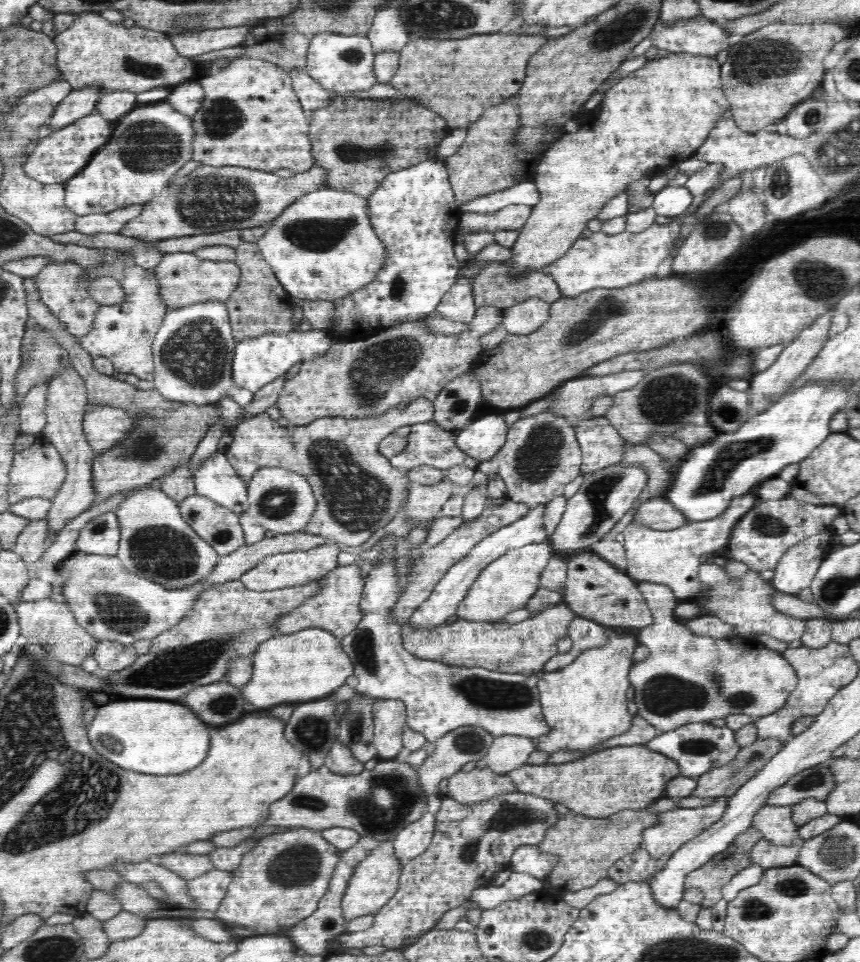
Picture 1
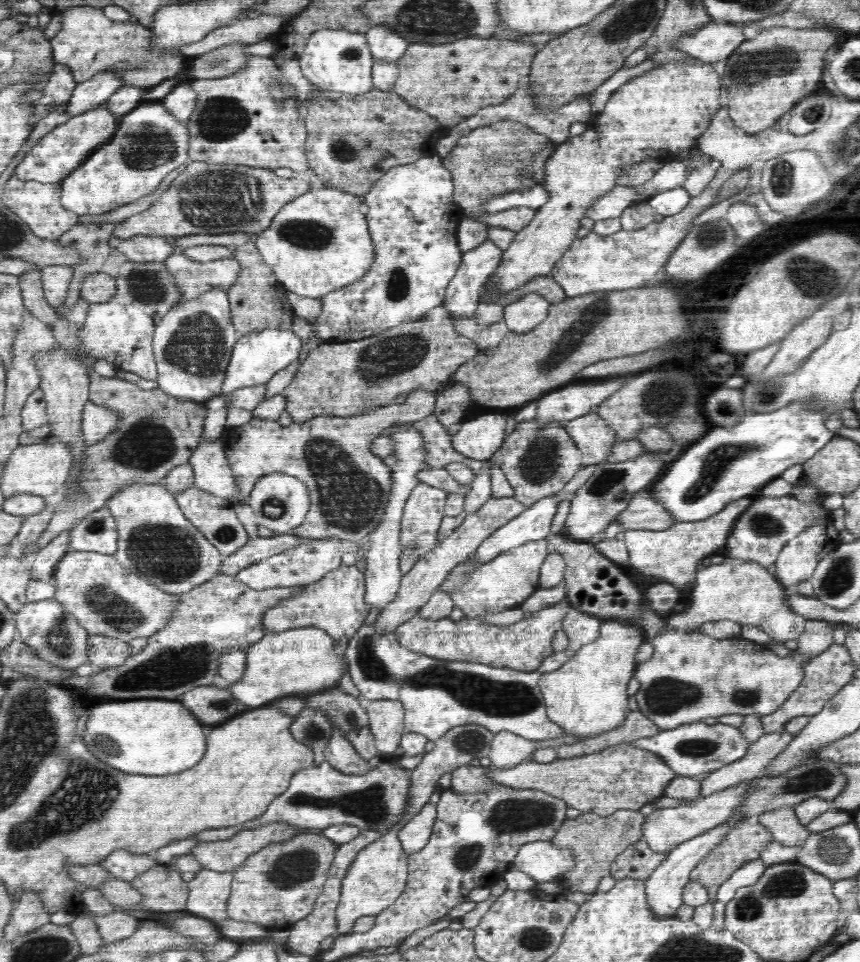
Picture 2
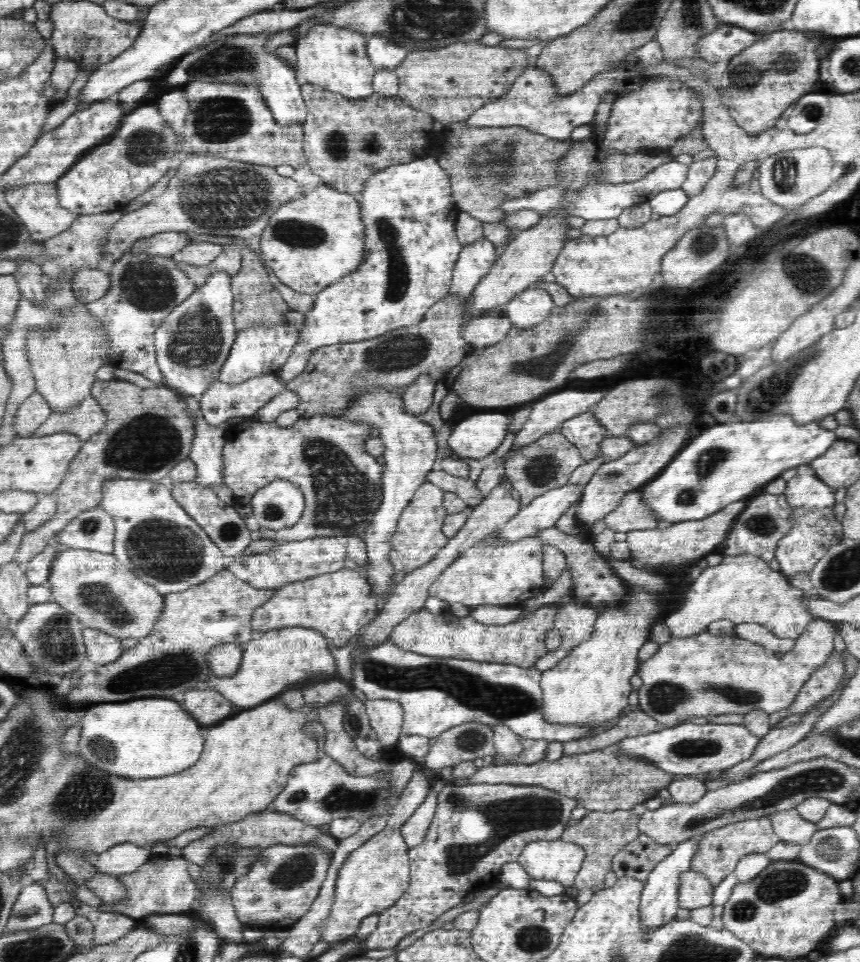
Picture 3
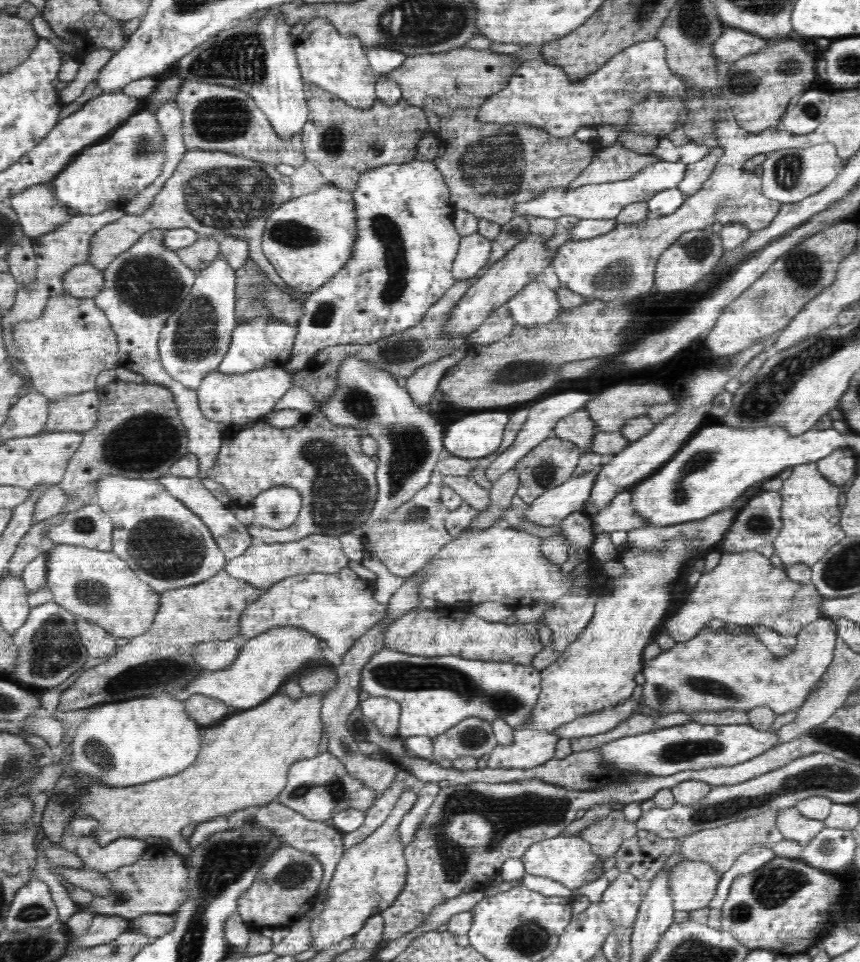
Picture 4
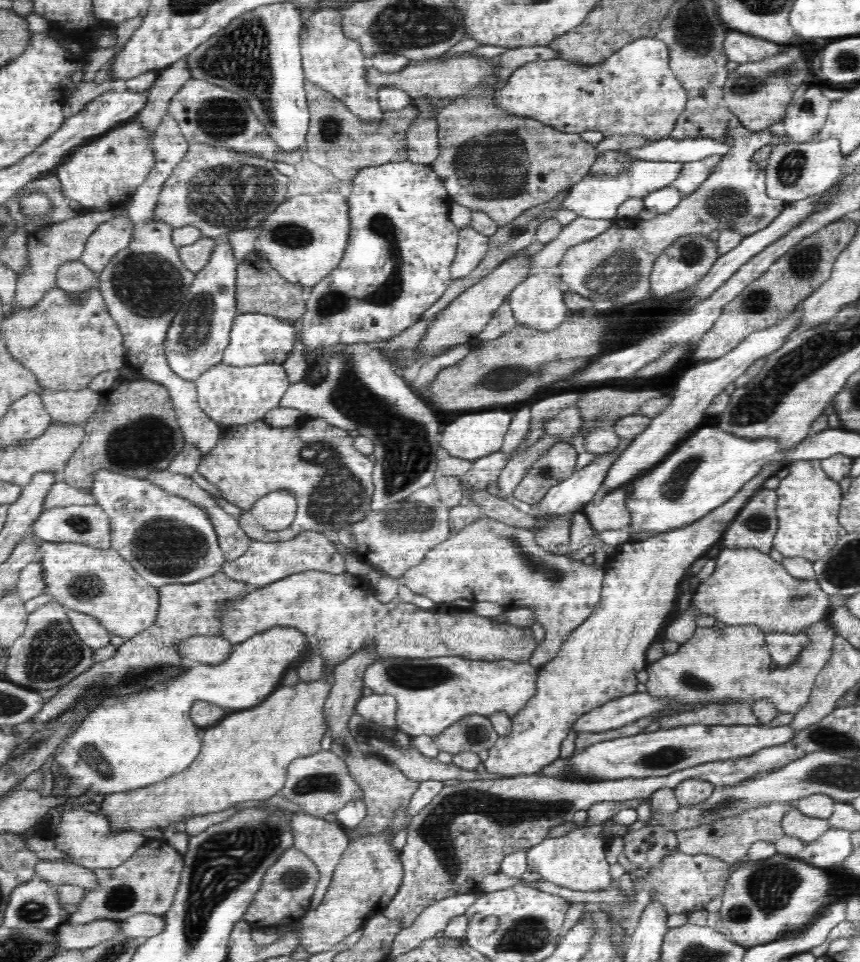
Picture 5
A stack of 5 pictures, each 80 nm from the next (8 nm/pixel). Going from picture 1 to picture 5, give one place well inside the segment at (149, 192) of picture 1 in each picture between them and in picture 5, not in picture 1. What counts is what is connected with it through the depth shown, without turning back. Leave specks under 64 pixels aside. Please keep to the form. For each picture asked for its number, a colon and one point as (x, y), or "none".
2: (148, 144)
3: (140, 152)
4: (106, 175)
5: (101, 175)

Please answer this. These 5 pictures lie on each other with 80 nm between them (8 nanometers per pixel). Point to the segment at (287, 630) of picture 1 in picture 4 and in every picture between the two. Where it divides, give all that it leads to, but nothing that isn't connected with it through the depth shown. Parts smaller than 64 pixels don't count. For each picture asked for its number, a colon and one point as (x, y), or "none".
2: (335, 604)
3: (338, 604)
4: (341, 607)

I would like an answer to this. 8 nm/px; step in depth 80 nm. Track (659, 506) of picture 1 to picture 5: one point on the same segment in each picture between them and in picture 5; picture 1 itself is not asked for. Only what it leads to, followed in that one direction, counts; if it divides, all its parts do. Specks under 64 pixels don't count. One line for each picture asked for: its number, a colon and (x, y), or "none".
2: (643, 513)
3: (633, 514)
4: (619, 515)
5: (605, 512)

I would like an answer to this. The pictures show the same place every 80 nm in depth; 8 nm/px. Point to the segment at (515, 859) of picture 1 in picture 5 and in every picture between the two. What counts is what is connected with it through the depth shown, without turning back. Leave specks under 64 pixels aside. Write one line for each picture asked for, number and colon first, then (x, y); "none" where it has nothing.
2: (544, 863)
3: (557, 860)
4: (567, 859)
5: (577, 861)

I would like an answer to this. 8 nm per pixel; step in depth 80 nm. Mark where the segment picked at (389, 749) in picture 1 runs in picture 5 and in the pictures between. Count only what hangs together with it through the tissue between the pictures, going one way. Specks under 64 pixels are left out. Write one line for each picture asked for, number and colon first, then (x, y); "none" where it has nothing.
2: (386, 716)
3: (386, 716)
4: (384, 712)
5: (381, 708)

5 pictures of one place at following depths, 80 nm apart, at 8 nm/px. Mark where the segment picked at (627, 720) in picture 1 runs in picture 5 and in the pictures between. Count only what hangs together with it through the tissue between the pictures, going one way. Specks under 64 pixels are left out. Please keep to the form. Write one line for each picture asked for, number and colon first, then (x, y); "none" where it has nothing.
2: (587, 696)
3: (591, 685)
4: (596, 671)
5: (598, 663)

